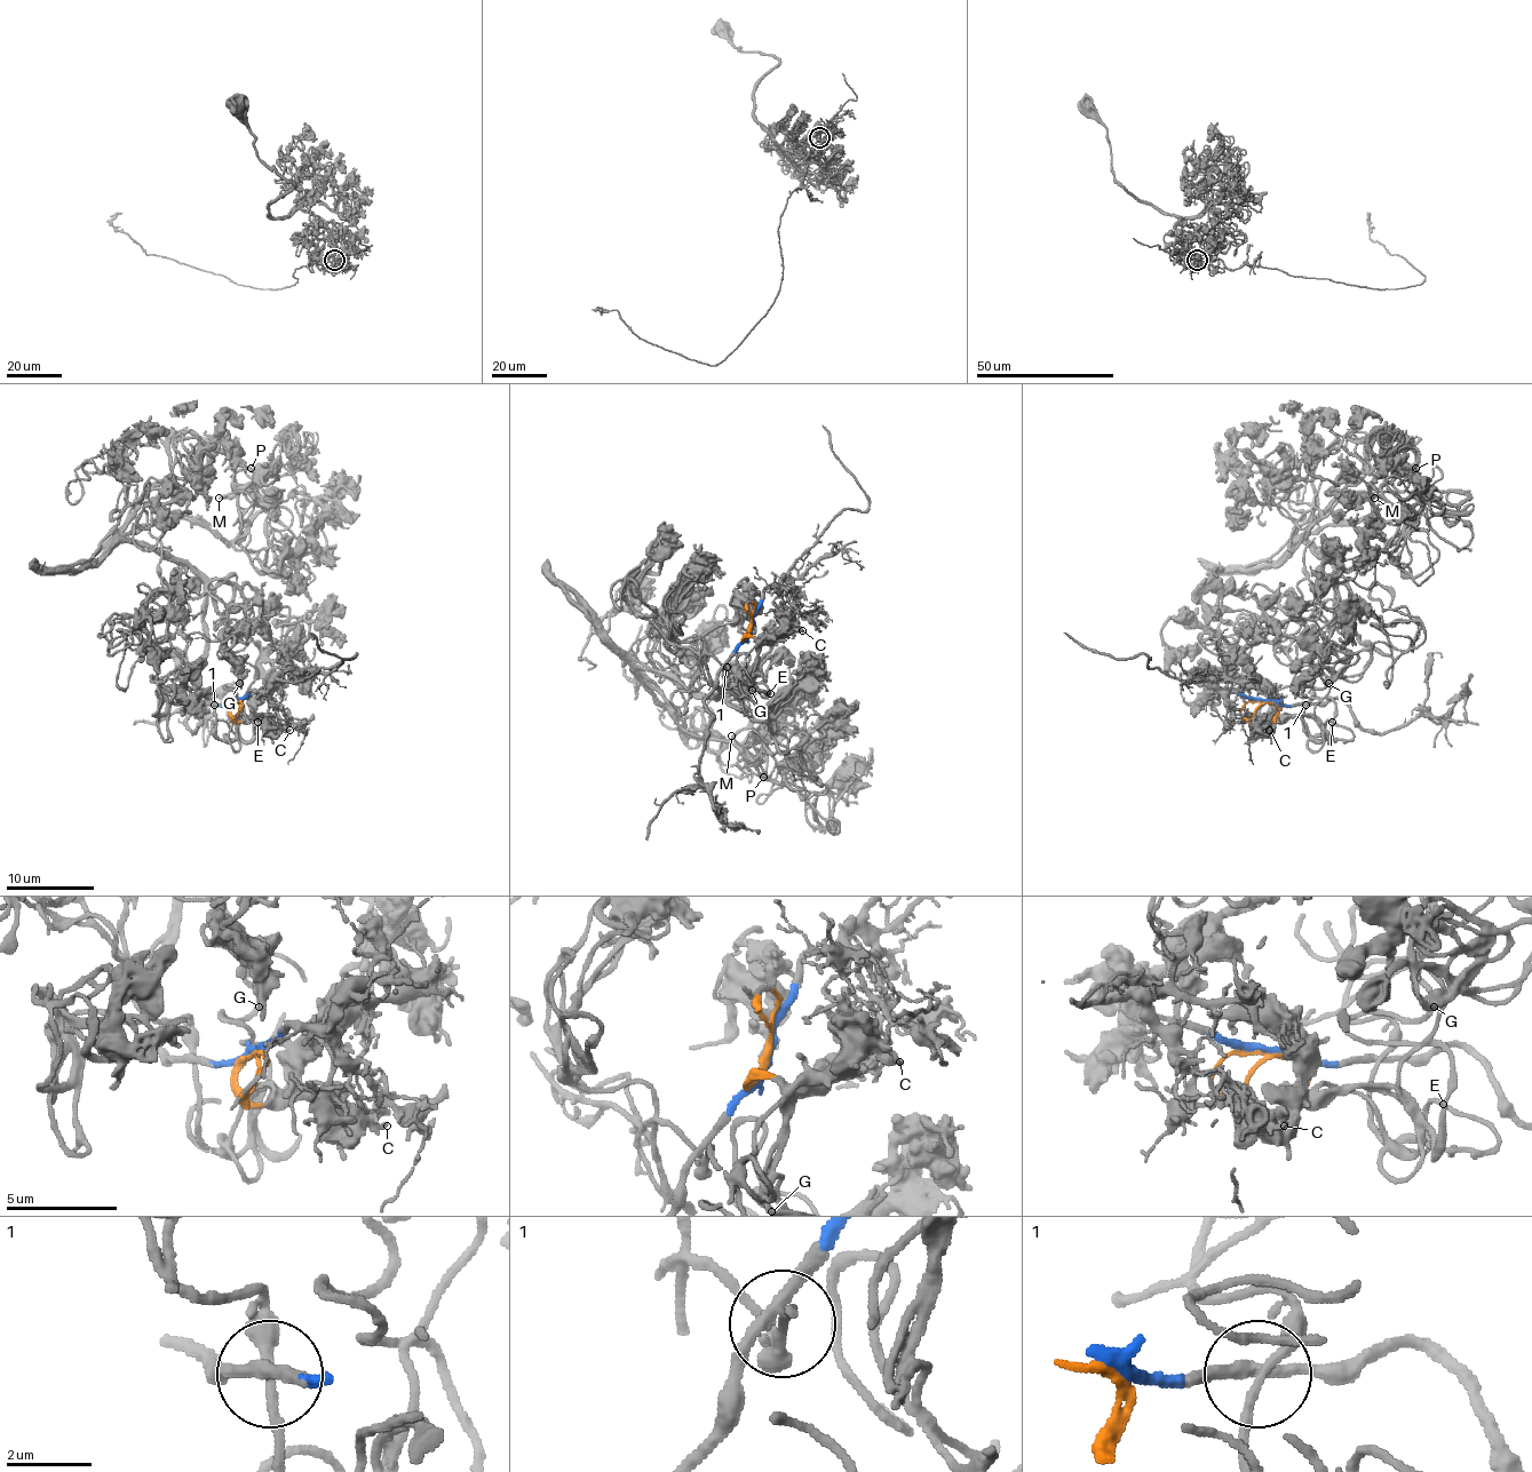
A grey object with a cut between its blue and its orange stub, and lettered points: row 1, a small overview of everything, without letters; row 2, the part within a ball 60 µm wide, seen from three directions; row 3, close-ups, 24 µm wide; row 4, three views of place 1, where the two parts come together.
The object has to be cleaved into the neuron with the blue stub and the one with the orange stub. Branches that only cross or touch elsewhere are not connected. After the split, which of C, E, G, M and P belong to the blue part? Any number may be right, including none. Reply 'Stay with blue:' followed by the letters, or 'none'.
Stay with blue: none

